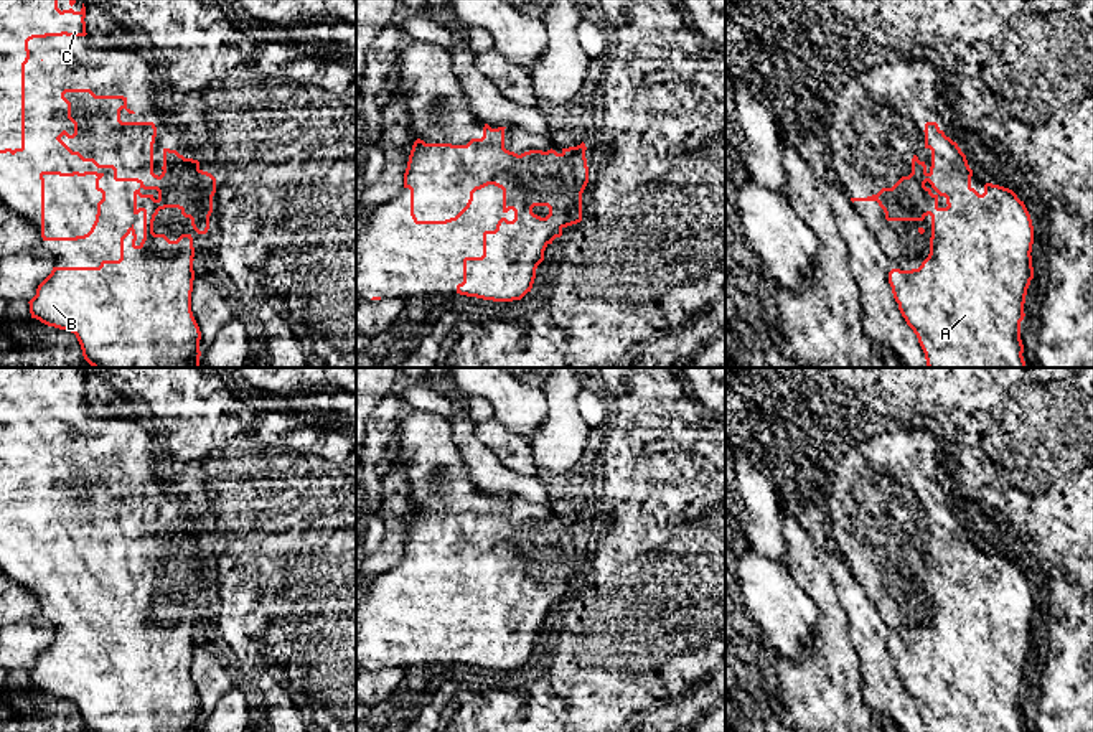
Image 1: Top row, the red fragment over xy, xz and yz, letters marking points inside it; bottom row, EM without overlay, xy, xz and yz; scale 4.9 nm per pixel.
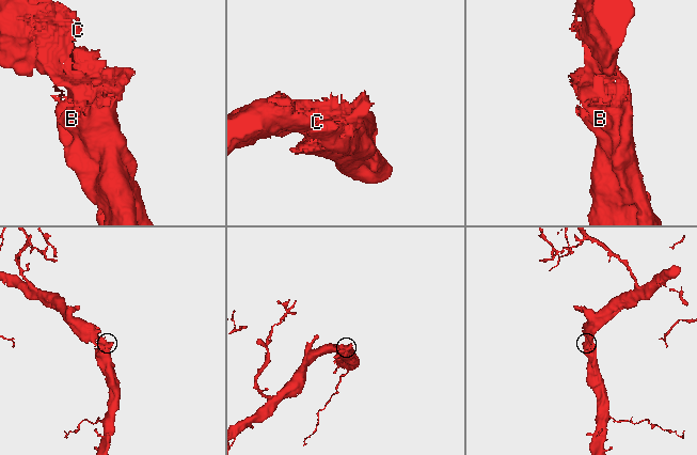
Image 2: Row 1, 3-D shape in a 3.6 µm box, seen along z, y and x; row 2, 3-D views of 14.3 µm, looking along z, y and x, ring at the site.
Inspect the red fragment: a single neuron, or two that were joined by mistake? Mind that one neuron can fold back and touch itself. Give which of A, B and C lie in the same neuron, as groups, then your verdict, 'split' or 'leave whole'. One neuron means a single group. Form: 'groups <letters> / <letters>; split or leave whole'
groups A B C; leave whole

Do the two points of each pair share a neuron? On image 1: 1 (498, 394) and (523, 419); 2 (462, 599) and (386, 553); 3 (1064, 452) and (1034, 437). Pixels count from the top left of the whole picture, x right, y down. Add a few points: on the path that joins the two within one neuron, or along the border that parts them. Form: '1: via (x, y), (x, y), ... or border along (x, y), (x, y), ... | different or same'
1: via (505, 401), (516, 412) | same
2: border along (403, 556), (373, 581) | different
3: via (1057, 445), (1041, 437) | same

